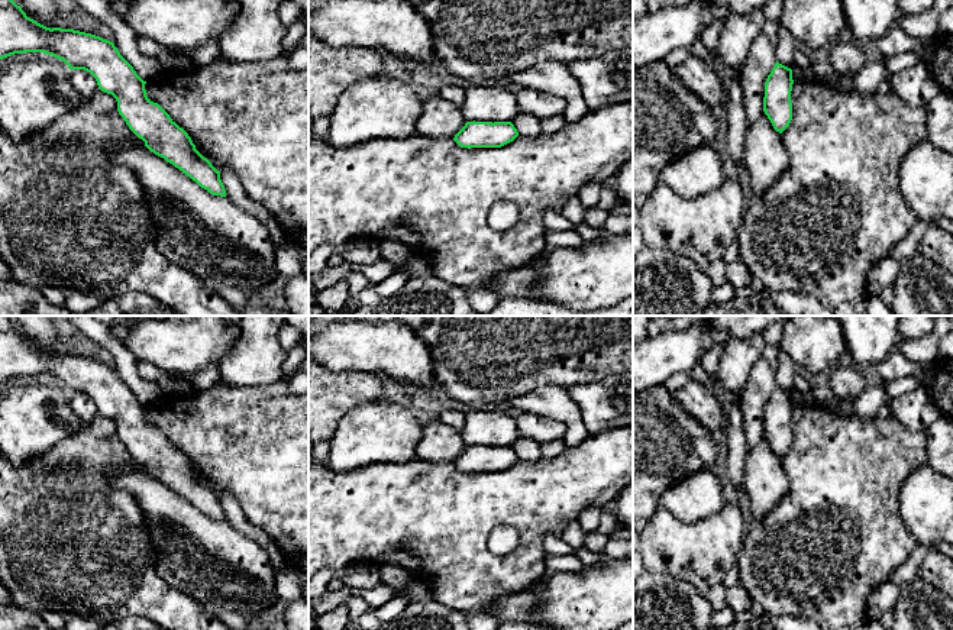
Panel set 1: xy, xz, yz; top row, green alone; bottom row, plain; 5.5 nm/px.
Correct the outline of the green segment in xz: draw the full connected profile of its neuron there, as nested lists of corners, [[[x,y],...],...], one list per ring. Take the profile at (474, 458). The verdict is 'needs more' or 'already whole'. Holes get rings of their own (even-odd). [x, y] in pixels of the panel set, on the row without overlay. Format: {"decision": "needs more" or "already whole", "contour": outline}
{"decision": "already whole", "contour": [[[466,446],[453,465],[461,472],[501,472],[519,461],[511,446]]]}

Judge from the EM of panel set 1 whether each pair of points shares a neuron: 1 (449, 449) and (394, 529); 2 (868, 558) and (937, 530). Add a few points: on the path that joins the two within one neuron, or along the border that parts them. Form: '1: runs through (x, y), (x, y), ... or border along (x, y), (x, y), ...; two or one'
1: border along (416, 458), (452, 464); two
2: border along (900, 509), (904, 527), (918, 543); two

